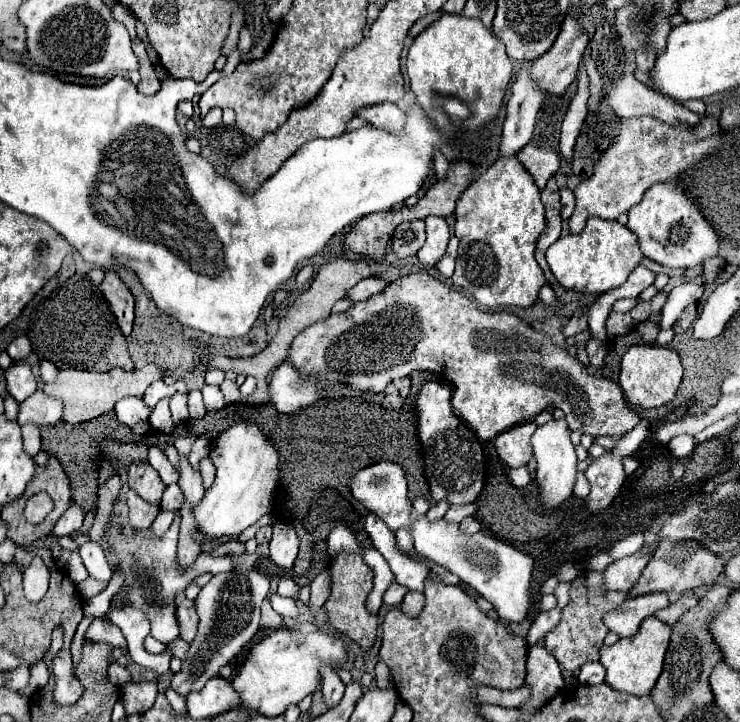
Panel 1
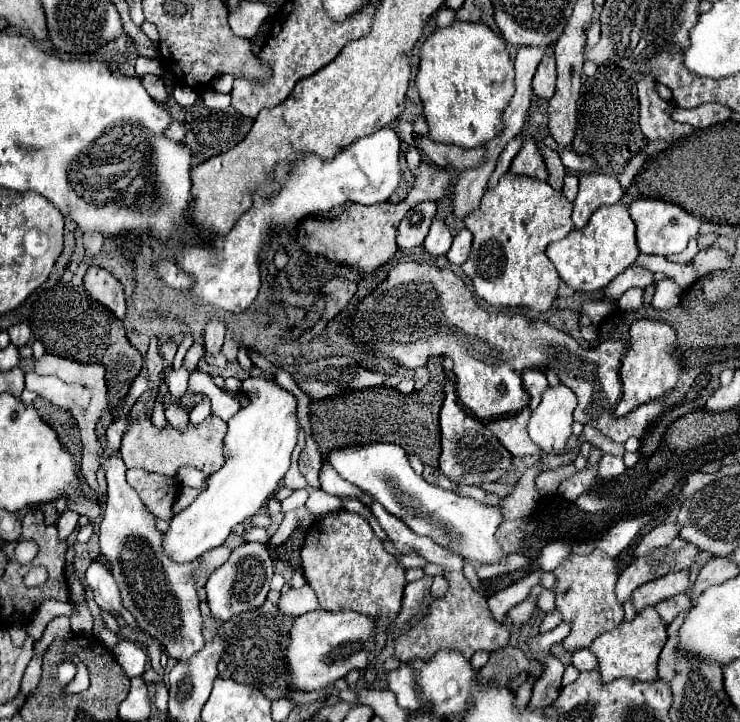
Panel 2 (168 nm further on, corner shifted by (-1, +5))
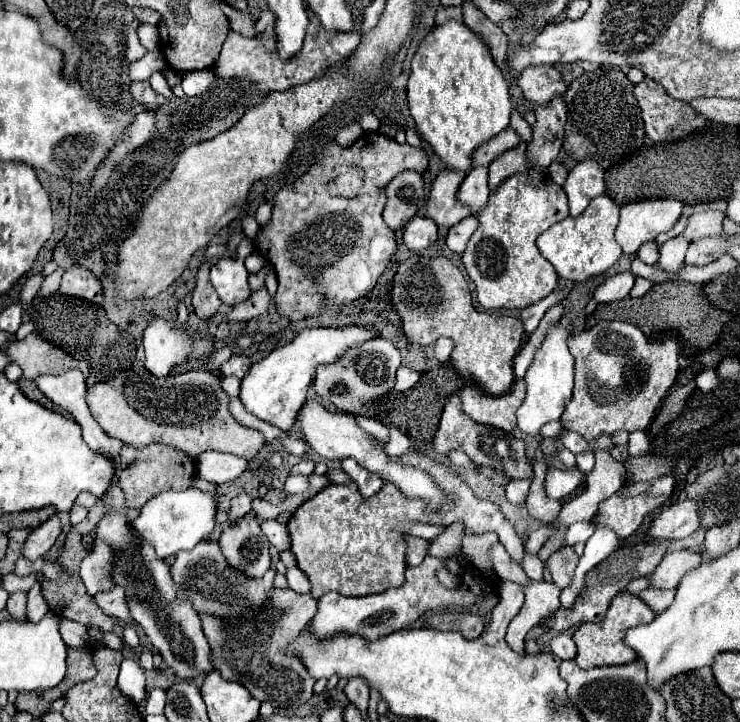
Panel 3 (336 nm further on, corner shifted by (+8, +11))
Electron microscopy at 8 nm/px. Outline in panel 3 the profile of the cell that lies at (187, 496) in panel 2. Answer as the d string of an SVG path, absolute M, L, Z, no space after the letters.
M205 451L197 457L197 477L223 485L239 479L247 471L247 465L249 463L241 457L219 451Z

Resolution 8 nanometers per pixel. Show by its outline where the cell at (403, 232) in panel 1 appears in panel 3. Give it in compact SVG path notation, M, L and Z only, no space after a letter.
M405 169L389 181L385 191L387 191L387 205L383 211L383 219L393 231L397 231L403 227L407 219L417 215L417 209L425 199L423 177L417 171Z

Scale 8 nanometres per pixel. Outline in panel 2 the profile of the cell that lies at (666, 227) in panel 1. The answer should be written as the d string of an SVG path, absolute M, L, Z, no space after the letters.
M636 199L630 205L630 215L636 223L636 239L640 253L646 255L672 255L682 253L690 239L700 235L700 221L674 203L666 203L662 199Z

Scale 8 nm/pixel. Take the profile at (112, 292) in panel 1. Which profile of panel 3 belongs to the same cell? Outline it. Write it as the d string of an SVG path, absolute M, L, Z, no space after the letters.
M75 265L63 273L63 279L61 279L57 293L69 295L69 297L93 299L97 293L101 293L101 283L97 281L95 275L87 273L87 269Z

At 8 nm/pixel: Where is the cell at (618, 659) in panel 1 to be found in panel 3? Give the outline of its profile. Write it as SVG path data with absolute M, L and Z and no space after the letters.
M631 593L615 595L603 621L599 621L599 623L583 623L583 625L577 627L577 631L573 635L573 639L577 643L575 663L581 669L593 669L593 667L601 667L601 665L625 665L625 663L635 661L637 659L635 651L631 651L623 643L623 633L629 627L653 621L653 617L655 617L655 613L637 595L631 595Z

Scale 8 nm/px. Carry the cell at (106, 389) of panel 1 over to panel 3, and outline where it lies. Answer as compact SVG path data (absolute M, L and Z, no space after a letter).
M29 333L21 341L11 341L7 347L7 355L11 361L19 363L25 377L35 379L43 373L61 373L67 369L79 369L85 377L89 375L87 361L77 361L67 355L63 349L47 343L41 335Z

